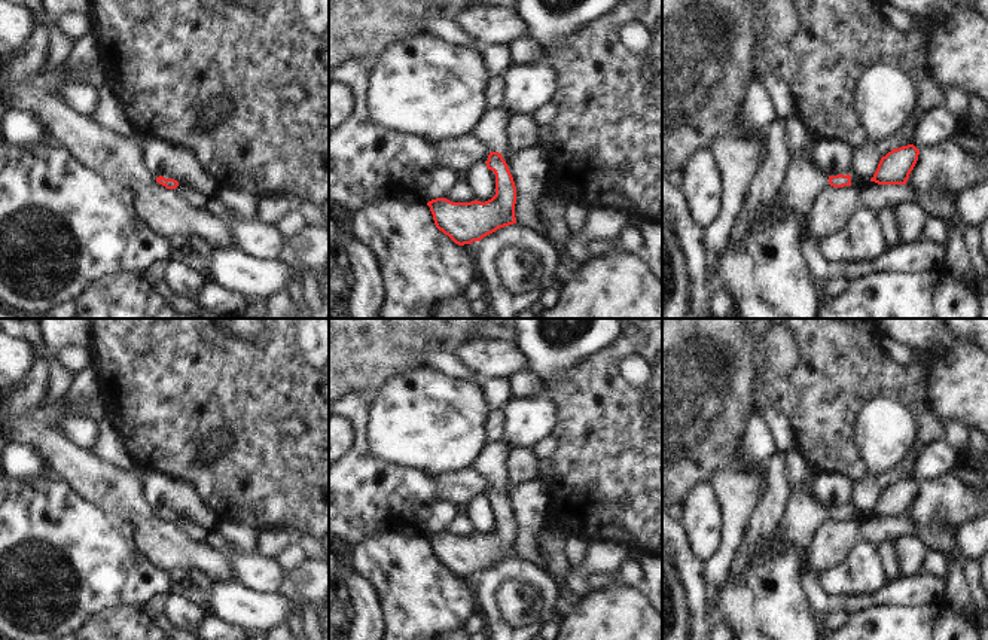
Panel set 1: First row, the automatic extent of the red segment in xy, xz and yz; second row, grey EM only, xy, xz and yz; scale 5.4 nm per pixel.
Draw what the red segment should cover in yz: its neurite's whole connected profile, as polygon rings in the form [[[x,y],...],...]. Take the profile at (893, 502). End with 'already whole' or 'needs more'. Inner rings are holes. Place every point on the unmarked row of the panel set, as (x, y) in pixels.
[[[914,478],[893,482],[881,491],[870,515],[878,518],[906,518],[918,488],[920,484]]]; already whole

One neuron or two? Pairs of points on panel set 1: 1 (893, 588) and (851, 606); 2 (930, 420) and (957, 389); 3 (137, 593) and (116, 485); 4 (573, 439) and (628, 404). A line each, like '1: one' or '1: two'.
1: one
2: two
3: two
4: one

